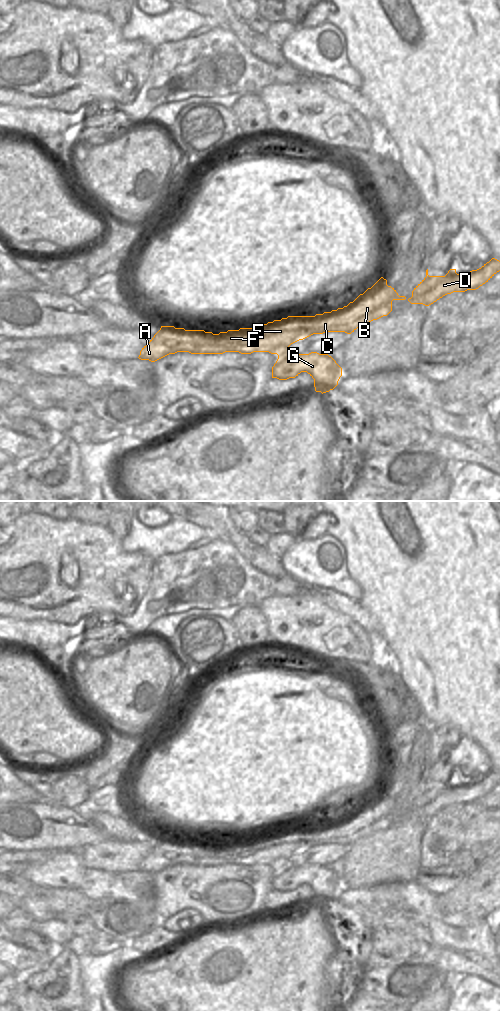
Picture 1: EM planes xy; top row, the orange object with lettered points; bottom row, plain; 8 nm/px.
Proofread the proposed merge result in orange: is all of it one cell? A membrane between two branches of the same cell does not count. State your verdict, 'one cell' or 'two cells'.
two cells

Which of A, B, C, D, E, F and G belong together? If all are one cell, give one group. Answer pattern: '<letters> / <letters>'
A B C D E F / G

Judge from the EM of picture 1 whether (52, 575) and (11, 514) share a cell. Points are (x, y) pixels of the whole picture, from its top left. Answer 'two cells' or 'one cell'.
two cells

